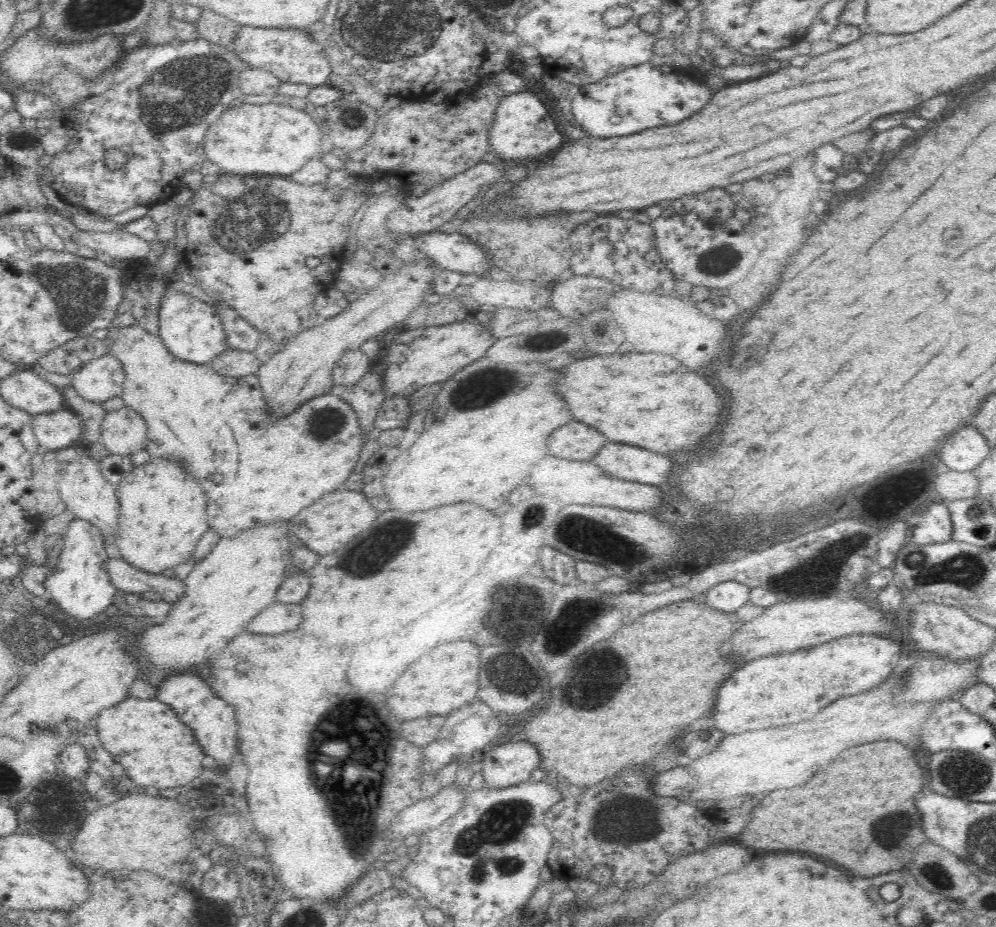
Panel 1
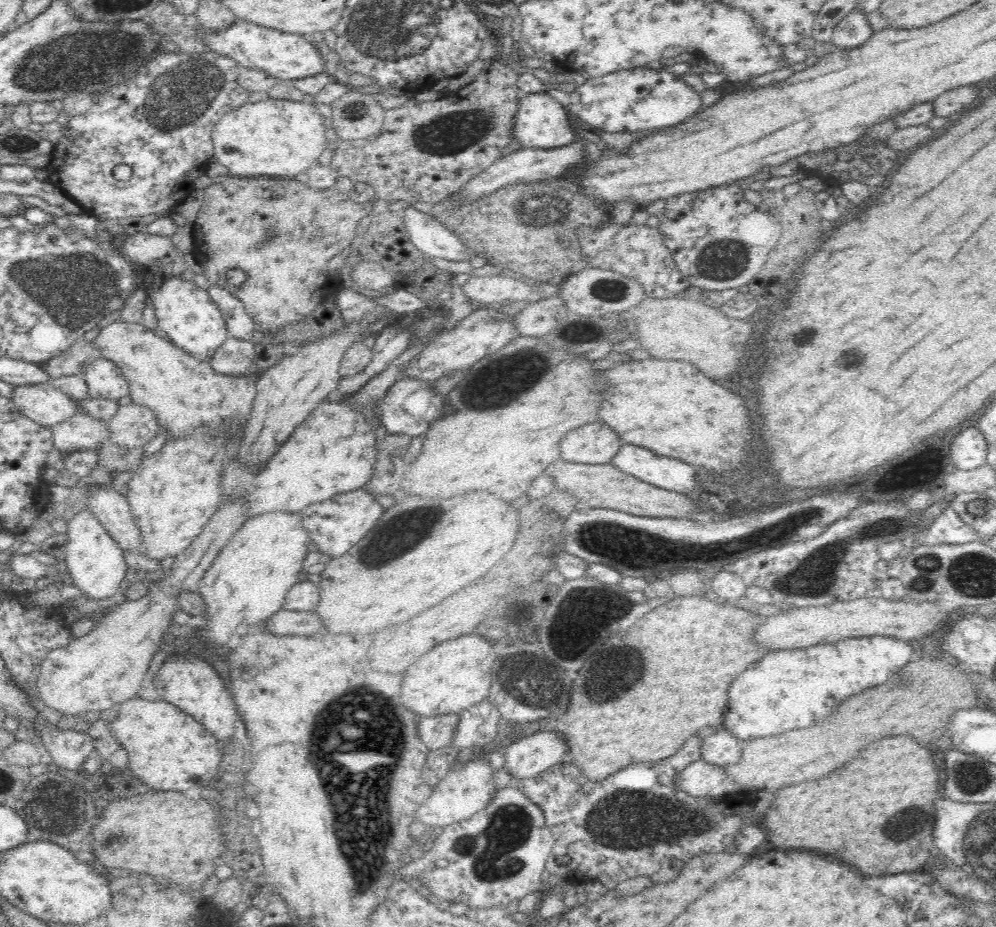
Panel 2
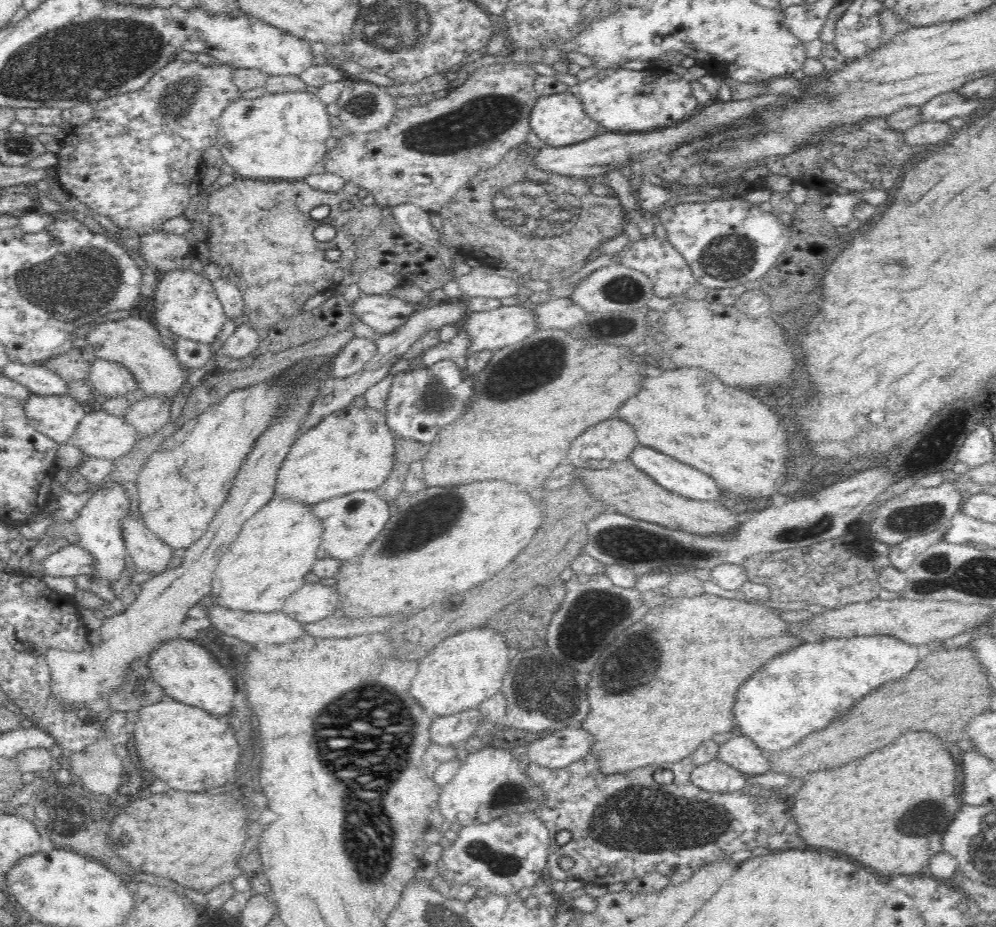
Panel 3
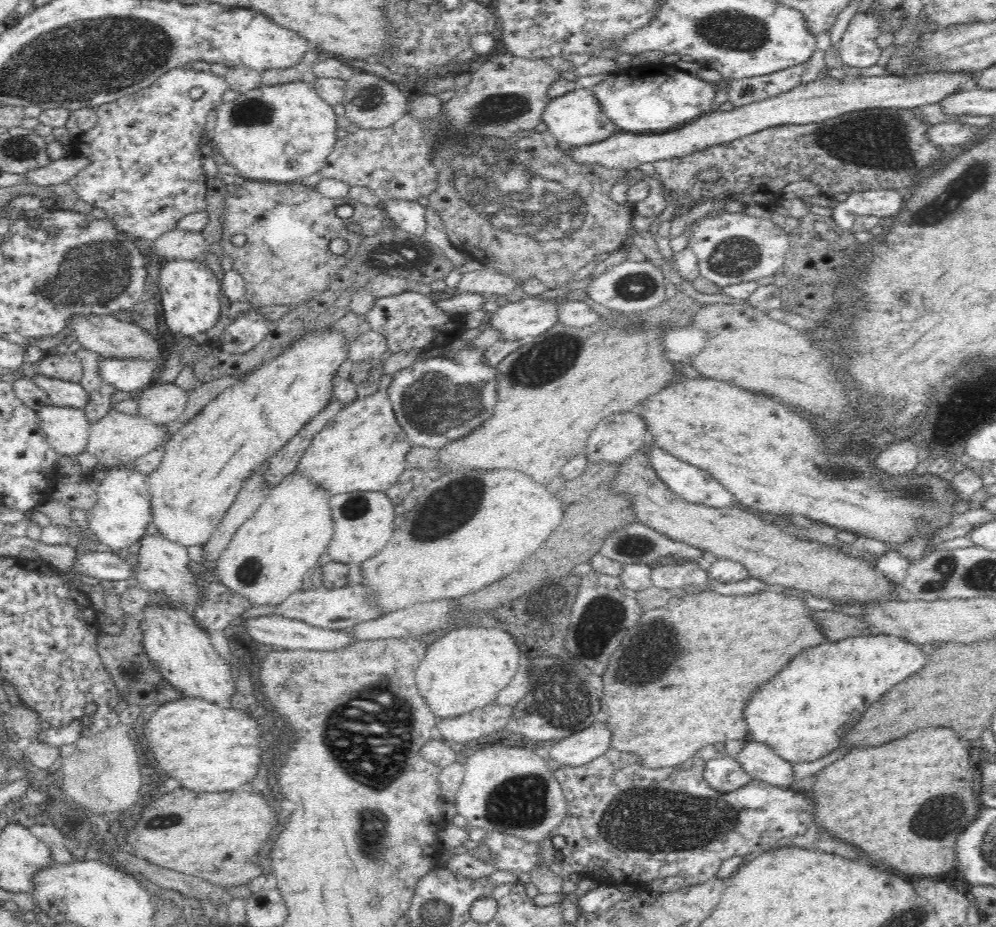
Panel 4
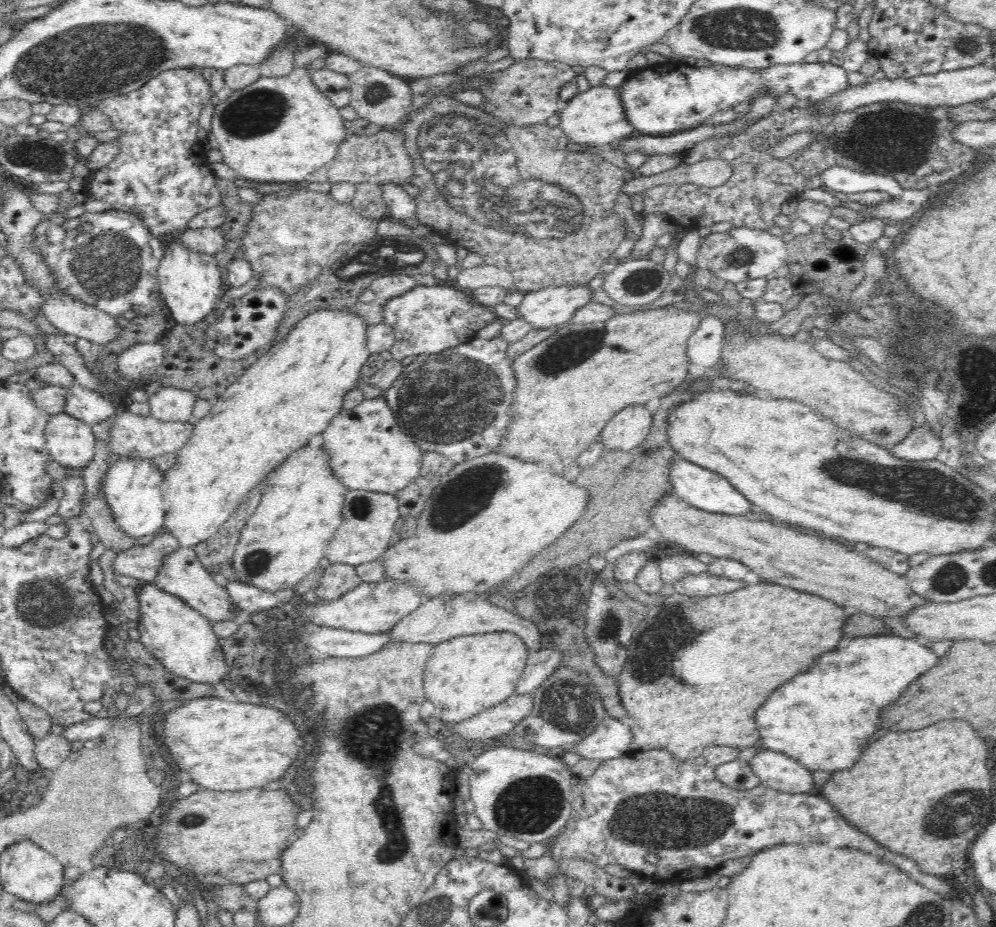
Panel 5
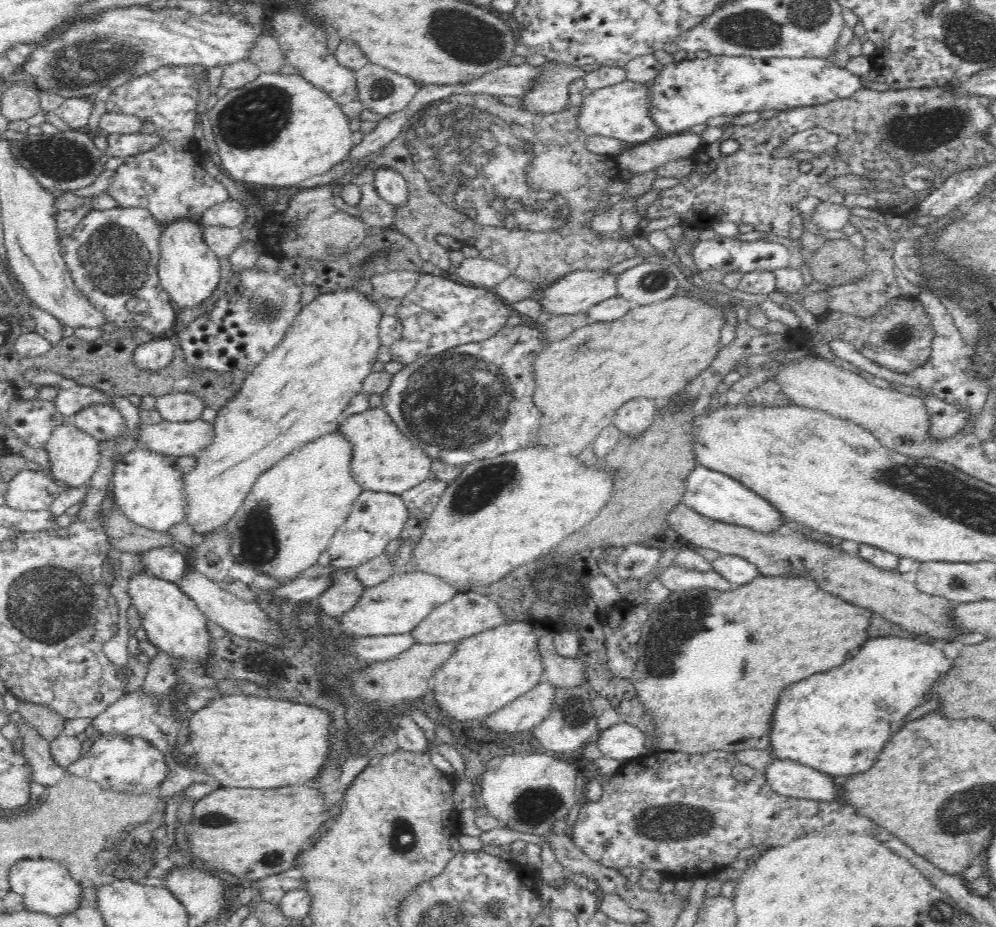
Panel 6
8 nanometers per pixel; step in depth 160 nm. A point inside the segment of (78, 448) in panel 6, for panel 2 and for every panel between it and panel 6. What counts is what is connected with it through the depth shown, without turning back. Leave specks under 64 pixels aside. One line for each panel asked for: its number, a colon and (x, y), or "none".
2: (47, 405)
3: (57, 416)
4: (66, 428)
5: (70, 441)

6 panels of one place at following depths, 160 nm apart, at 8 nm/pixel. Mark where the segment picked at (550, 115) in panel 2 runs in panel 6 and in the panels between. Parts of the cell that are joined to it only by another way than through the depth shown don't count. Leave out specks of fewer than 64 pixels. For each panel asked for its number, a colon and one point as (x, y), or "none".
3: (558, 120)
4: (575, 119)
5: (596, 117)
6: (622, 111)

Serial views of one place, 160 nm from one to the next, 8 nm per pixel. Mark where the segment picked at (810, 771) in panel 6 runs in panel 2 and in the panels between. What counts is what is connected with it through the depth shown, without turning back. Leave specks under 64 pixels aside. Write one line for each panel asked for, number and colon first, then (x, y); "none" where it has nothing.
2: (721, 748)
3: (740, 752)
4: (762, 764)
5: (774, 769)

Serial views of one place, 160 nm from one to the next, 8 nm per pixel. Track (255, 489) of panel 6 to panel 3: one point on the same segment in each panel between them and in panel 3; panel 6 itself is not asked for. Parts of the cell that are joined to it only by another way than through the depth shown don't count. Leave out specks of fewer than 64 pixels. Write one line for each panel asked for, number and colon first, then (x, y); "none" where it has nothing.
3: (276, 549)
4: (268, 558)
5: (300, 511)

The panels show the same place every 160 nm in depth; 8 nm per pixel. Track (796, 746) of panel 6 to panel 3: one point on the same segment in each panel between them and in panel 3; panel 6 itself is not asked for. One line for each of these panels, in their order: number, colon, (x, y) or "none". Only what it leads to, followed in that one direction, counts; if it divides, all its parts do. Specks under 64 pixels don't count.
3: (800, 691)
4: (799, 713)
5: (819, 718)

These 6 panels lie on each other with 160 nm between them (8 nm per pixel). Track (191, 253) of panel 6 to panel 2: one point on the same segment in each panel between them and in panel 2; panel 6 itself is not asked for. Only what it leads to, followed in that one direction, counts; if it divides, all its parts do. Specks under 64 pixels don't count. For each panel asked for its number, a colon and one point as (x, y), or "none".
2: (186, 314)
3: (186, 303)
4: (190, 292)
5: (189, 282)

